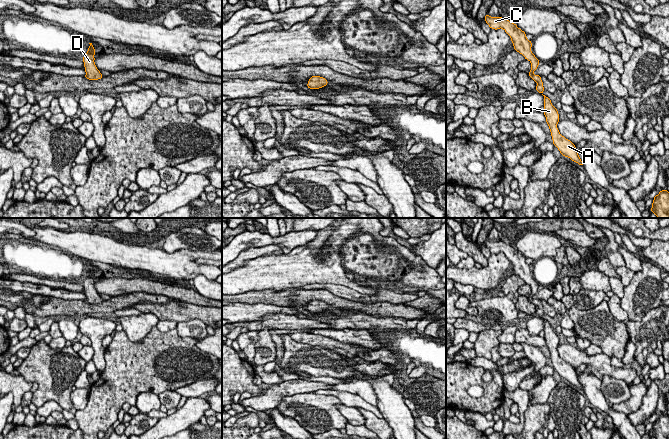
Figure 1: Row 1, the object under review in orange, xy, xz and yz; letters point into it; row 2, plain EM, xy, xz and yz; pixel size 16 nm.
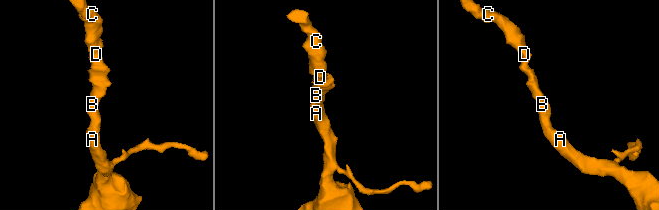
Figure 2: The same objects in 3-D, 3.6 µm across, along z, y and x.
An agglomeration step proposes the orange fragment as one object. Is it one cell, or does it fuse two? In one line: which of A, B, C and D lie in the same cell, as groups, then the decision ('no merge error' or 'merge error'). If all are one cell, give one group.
A B C D | no merge error

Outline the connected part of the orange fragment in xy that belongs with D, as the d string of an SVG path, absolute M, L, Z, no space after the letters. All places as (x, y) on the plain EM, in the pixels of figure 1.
M89 267L90 271L88 272L87 277L83 281L84 291L85 291L85 302L89 304L98 304L103 301L103 299L100 297L100 295L97 293L95 287L94 287L94 279L95 279L95 273L92 269L92 267Z

